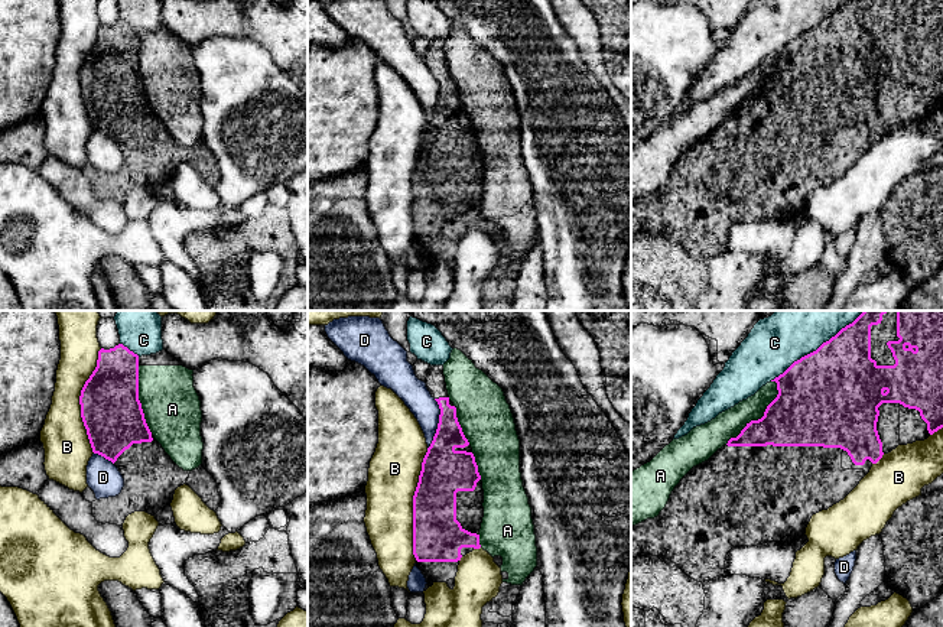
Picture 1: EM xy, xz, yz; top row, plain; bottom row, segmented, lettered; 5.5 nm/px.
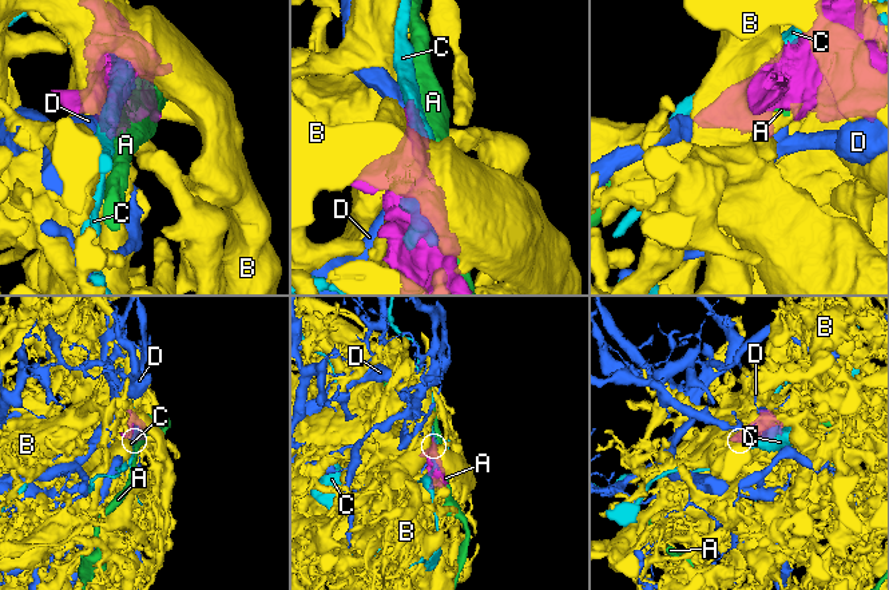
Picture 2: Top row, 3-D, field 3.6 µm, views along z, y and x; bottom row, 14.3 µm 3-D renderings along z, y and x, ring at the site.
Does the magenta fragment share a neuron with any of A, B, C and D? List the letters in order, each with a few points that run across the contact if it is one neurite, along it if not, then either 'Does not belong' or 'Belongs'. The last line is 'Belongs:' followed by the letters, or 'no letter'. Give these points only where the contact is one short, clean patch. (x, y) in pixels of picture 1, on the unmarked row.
A: Does not belong
B: Does not belong
C: Does not belong
D: Does not belong
Belongs: no letter

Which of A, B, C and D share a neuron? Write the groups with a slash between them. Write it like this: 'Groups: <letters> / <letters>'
Groups: A / B / C / D

